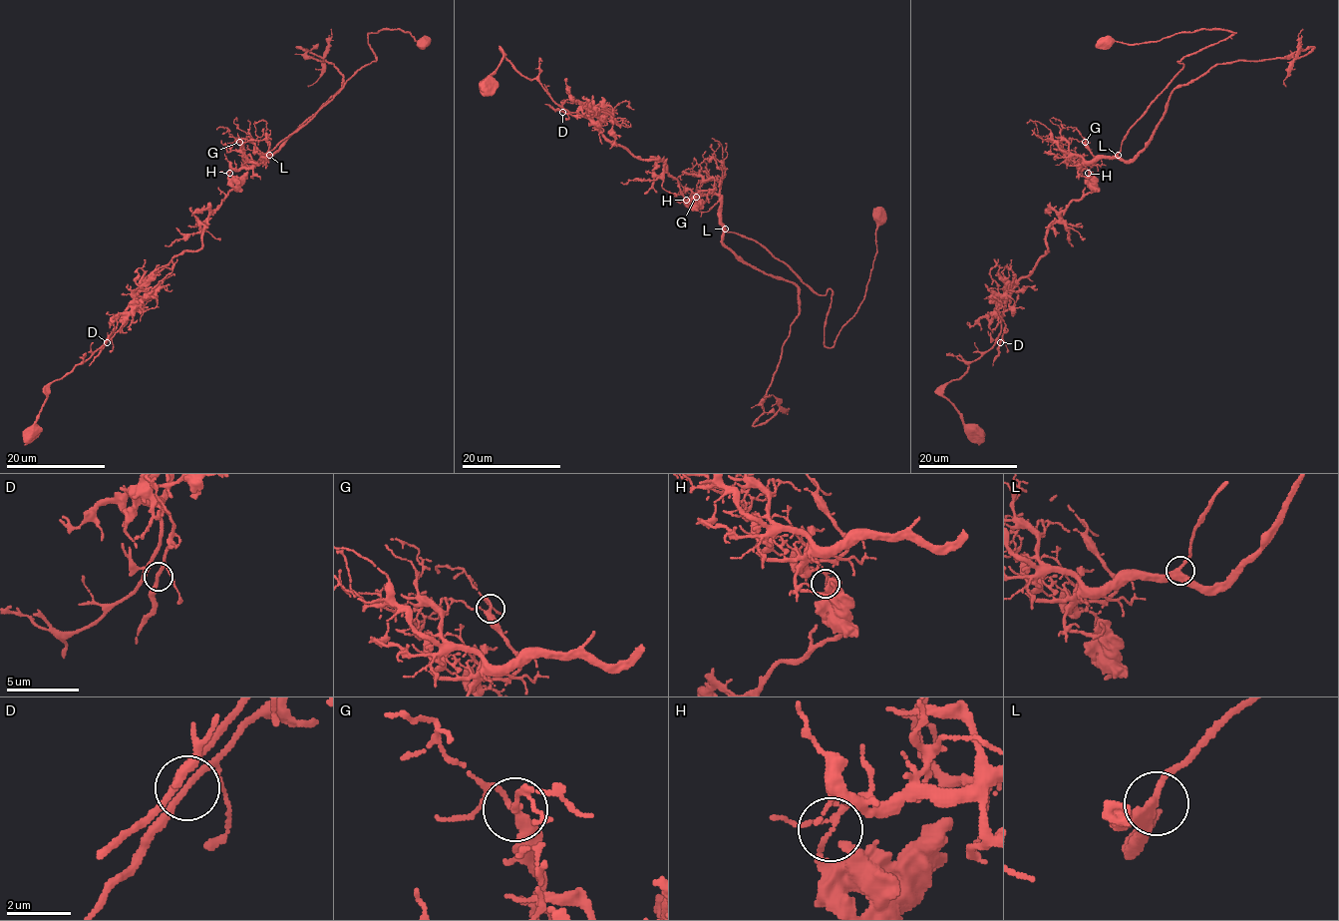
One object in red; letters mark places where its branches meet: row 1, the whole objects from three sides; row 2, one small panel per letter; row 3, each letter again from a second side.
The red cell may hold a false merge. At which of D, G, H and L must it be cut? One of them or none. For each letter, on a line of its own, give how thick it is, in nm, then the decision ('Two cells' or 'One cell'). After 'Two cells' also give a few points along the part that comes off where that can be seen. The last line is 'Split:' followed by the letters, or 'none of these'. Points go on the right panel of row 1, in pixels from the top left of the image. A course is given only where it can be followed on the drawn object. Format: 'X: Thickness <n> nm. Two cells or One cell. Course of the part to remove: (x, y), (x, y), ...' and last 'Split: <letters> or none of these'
D: Thickness 160 nm. One cell
G: Thickness 240 nm. One cell
H: Thickness 120 nm. Two cells. Course of the part to remove: (1088, 174), (1079, 168), (1120, 150), (1132, 124), (1181, 70), (1177, 61), (1235, 33), (1202, 29), (1095, 45)
L: Thickness 320 nm. One cell
Split: H

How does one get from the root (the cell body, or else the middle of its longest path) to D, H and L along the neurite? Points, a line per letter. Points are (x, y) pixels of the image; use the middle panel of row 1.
D: (487, 88), (487, 81), (496, 71), (503, 54), (521, 75), (535, 79), (562, 112)
H: (487, 88), (503, 54), (607, 139), (641, 160), (657, 157), (654, 172), (671, 175), (686, 199)
L: (487, 88), (503, 54), (607, 139), (657, 157), (688, 207), (714, 193), (725, 229)

